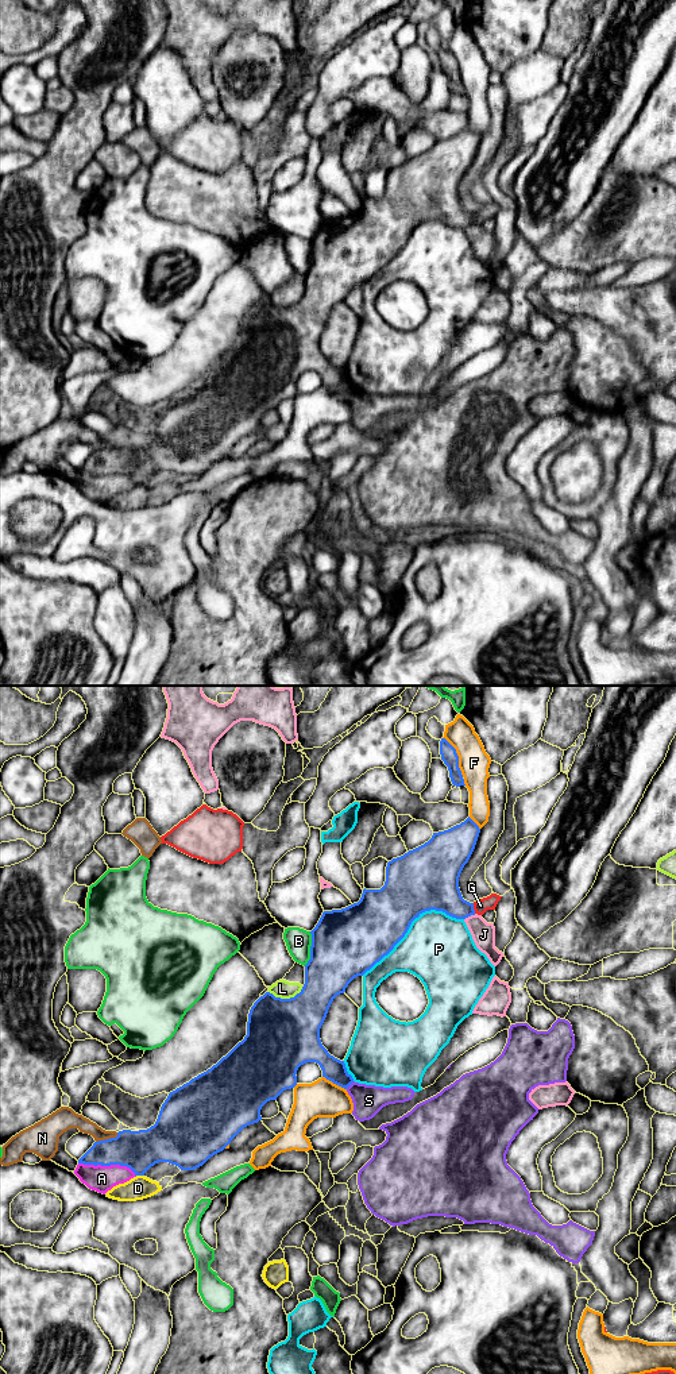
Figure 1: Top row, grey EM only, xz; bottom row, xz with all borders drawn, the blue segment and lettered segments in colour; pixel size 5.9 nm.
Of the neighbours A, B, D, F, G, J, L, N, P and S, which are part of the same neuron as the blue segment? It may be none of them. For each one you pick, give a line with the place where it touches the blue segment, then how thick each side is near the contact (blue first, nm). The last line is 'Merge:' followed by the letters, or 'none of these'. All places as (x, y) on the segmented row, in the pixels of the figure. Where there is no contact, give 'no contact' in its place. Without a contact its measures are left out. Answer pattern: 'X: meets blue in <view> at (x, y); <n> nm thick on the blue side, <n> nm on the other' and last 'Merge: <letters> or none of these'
Merge: none of these

